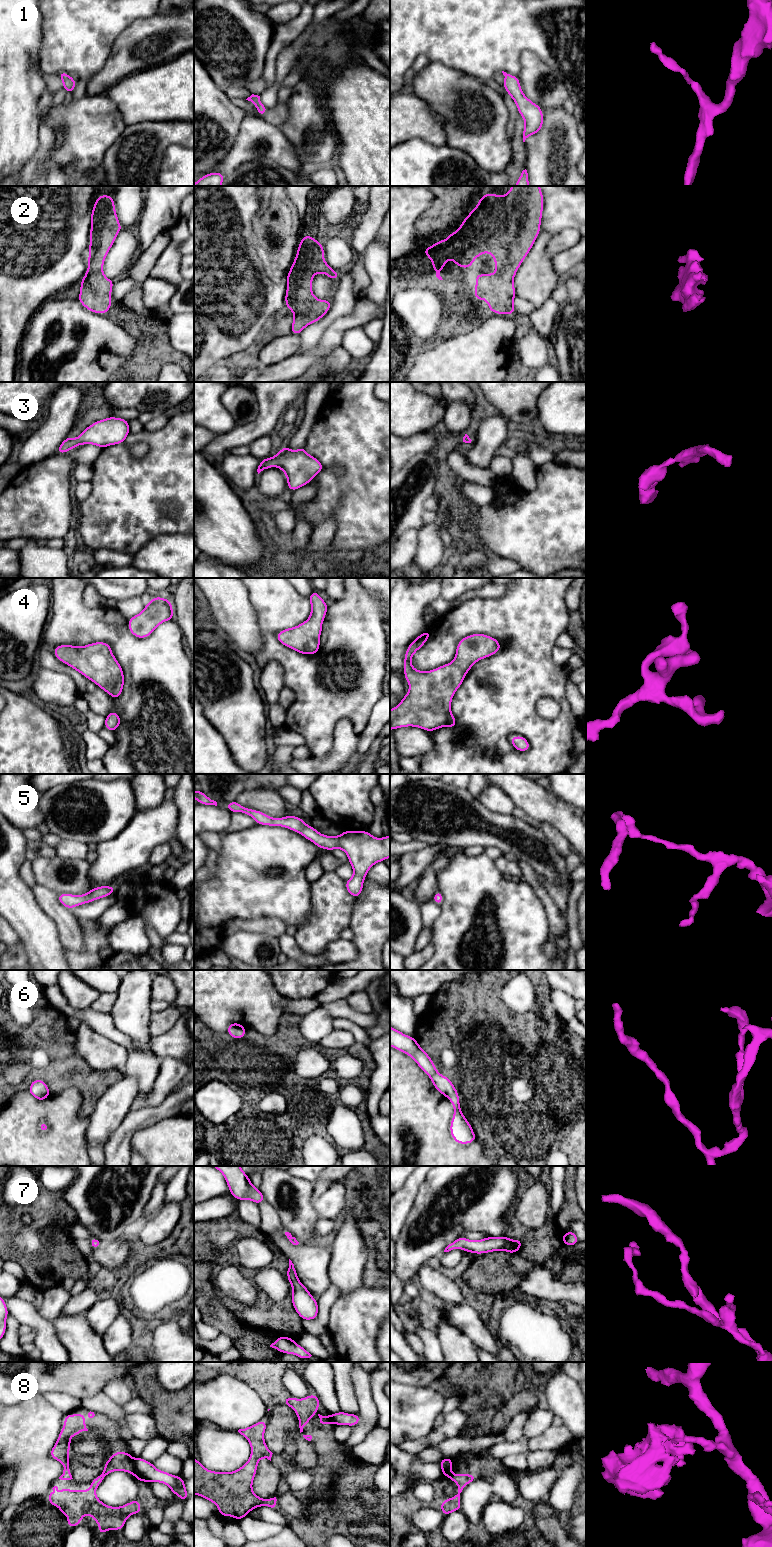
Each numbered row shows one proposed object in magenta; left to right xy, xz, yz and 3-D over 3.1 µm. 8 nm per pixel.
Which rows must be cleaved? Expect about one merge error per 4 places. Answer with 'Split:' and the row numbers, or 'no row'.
Split: 8

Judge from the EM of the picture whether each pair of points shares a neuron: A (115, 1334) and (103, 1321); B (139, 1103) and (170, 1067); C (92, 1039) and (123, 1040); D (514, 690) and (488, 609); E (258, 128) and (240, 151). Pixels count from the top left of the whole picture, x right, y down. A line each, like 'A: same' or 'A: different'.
A: different
B: same
C: different
D: same
E: same

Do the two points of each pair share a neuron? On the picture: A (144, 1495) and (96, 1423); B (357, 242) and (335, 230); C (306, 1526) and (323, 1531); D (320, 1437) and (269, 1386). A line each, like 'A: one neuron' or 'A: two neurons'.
A: one neuron
B: two neurons
C: one neuron
D: one neuron

